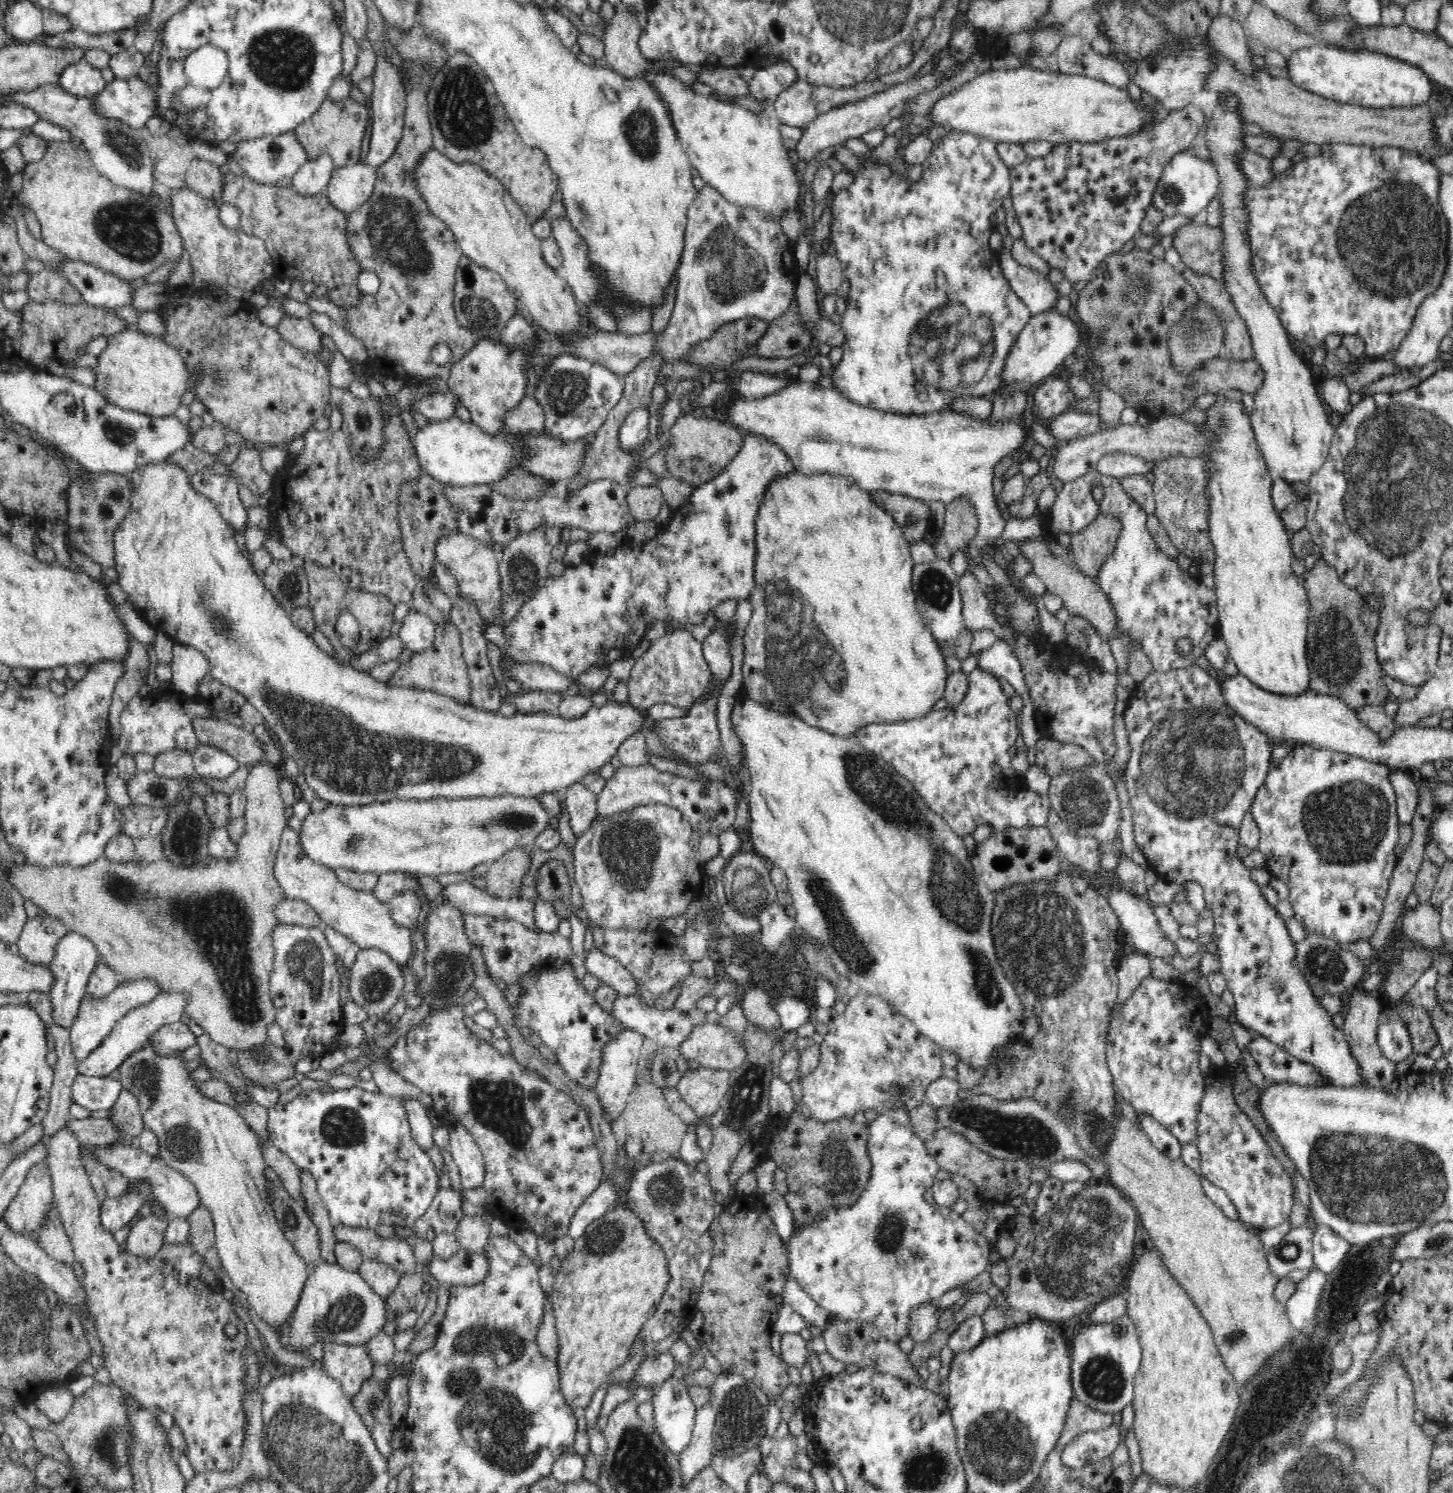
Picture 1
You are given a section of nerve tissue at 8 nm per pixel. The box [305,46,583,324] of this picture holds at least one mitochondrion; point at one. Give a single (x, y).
(393, 225)

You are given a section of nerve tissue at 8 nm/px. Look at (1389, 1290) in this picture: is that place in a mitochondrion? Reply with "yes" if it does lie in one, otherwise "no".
no

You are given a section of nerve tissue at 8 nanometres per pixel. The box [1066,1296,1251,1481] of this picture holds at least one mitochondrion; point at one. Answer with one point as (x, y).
(1102, 1380)

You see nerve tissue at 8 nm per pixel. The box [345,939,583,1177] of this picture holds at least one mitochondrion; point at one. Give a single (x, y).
(499, 1105)

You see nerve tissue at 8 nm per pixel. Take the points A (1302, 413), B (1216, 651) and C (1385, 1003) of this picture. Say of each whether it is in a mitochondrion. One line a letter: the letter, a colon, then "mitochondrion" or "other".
A: other
B: other
C: other

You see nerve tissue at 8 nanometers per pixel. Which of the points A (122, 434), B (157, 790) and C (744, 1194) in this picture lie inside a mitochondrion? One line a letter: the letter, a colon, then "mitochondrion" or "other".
A: mitochondrion
B: mitochondrion
C: other

